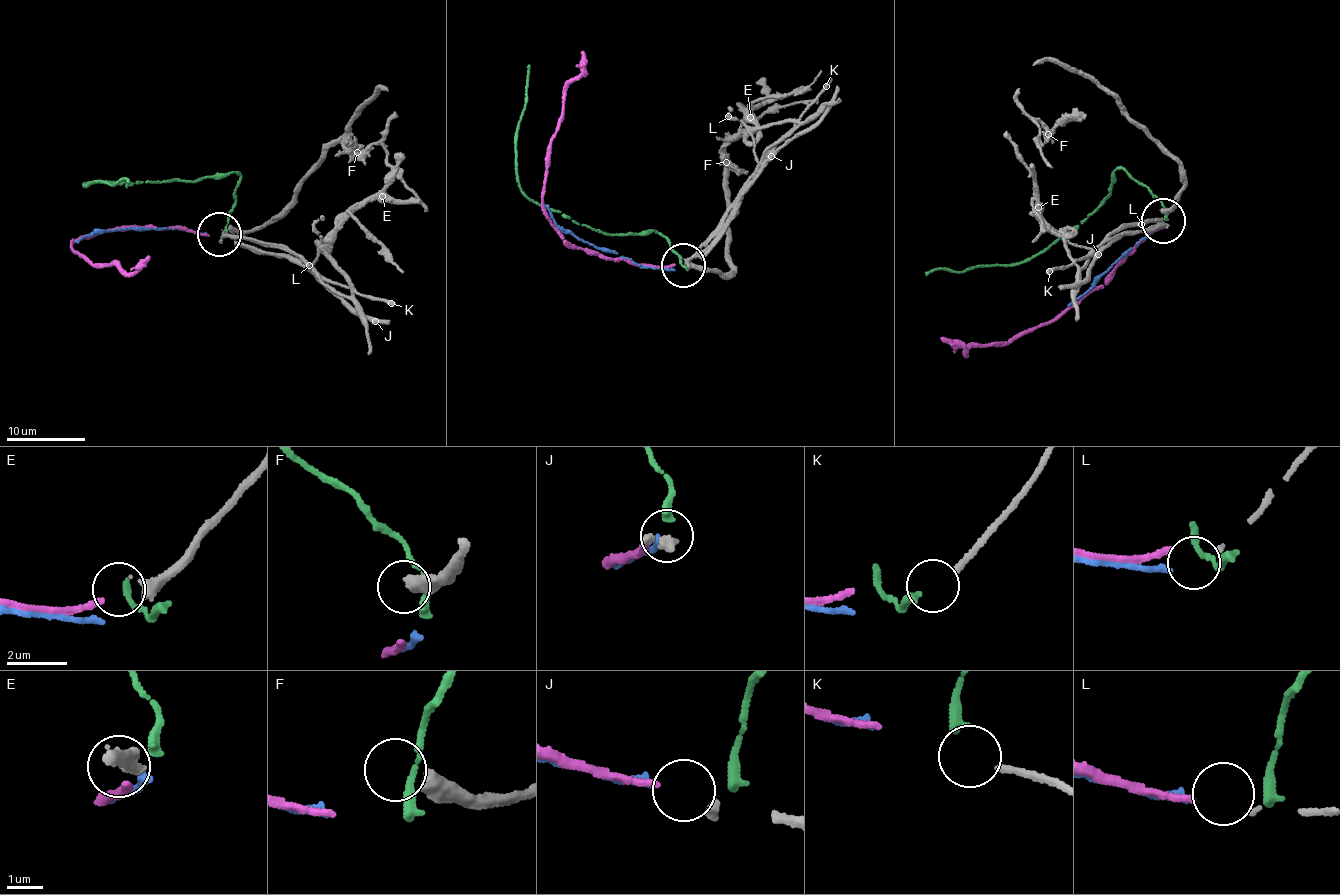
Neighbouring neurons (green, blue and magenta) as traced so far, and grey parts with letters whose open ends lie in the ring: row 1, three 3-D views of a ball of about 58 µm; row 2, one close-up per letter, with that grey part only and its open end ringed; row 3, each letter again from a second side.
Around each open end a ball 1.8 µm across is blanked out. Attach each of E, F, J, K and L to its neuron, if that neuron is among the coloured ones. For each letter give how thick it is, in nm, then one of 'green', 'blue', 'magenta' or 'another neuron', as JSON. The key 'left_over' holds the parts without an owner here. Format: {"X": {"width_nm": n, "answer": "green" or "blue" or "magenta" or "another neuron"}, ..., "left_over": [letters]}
{"E": {"width_nm": 480, "answer": "magenta"}, "F": {"width_nm": 400, "answer": "another neuron"}, "J": {"width_nm": 280, "answer": "another neuron"}, "K": {"width_nm": 200, "answer": "green"}, "L": {"width_nm": 100, "answer": "blue"}, "left_over": ["F", "J"]}

